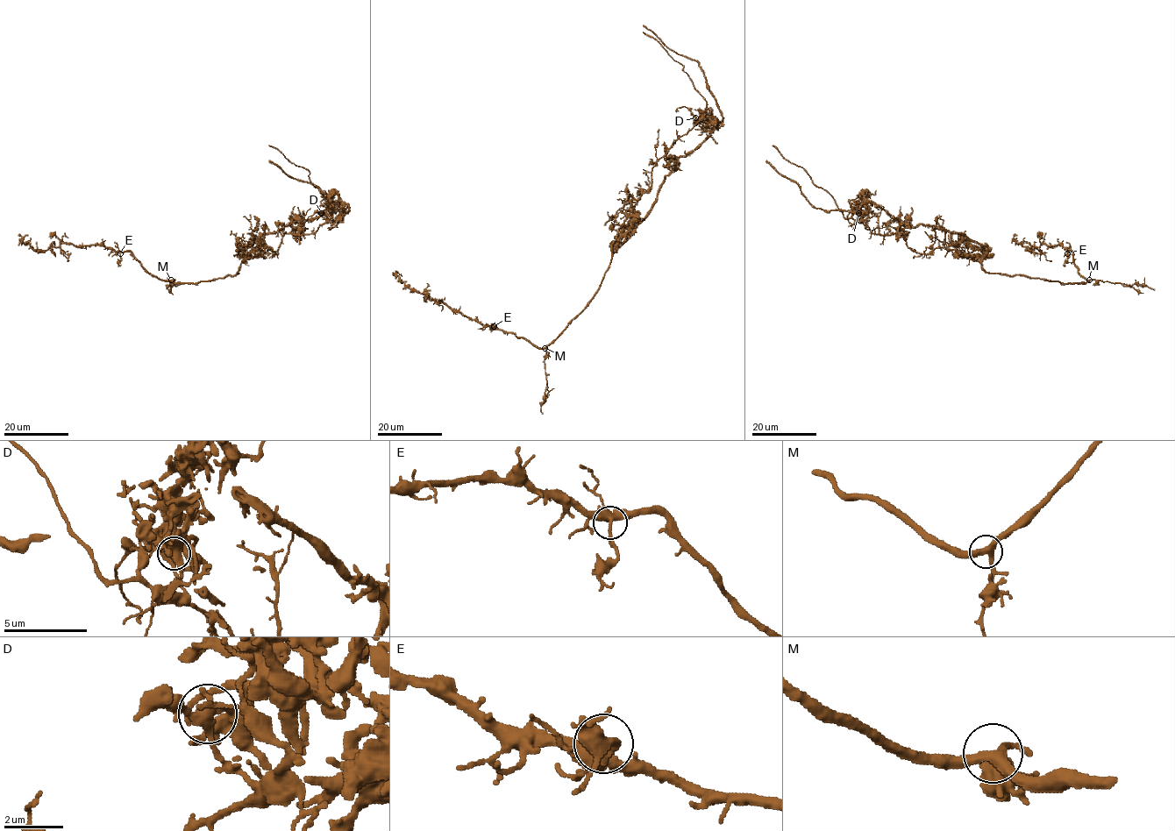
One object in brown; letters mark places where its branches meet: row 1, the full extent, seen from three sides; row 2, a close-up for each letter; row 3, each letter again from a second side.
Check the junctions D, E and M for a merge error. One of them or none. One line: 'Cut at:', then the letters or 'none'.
Cut at: D

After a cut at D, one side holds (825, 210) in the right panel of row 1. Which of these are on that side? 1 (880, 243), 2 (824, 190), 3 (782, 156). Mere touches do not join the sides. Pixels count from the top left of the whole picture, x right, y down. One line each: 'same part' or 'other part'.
1: other part
2: other part
3: other part

